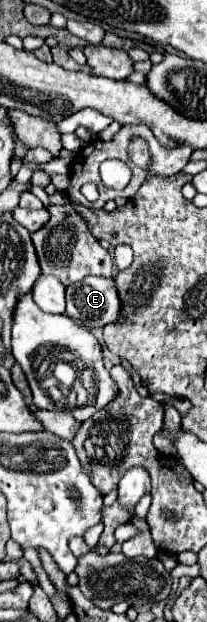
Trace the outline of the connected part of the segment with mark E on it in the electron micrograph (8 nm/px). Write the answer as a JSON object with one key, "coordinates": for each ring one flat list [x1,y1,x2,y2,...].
{"coordinates":[[87,276,67,288,67,312,85,328,103,328,121,318,121,300,113,278]]}

